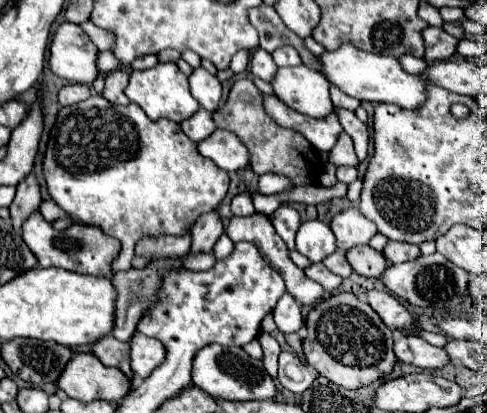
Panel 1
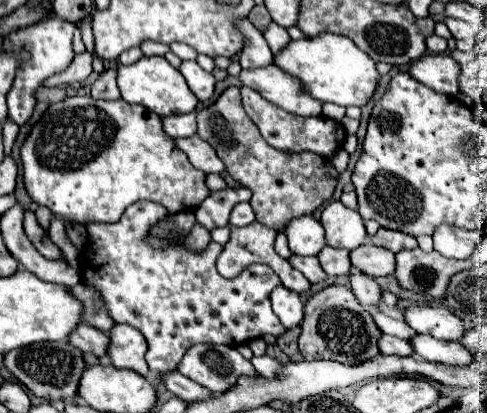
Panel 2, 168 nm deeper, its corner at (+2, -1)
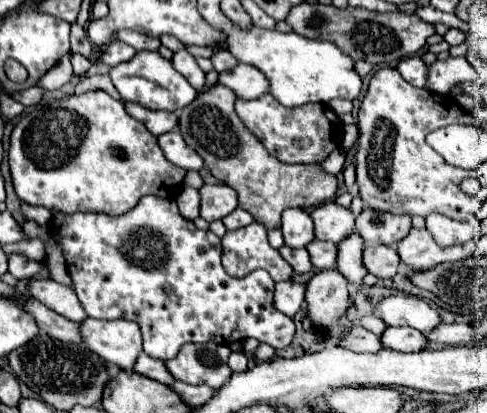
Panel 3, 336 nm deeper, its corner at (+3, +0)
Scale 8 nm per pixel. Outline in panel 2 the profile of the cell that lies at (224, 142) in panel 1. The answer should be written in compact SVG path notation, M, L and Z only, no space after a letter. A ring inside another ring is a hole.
M197 135L185 137L185 139L175 139L175 145L177 145L177 149L181 149L189 157L189 161L195 169L199 169L203 173L221 173L221 171L225 171L225 165L221 163L221 159L213 151L213 147L209 147Z

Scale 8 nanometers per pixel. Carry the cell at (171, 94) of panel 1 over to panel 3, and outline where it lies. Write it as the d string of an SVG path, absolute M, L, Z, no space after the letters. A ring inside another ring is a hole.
M136 52L136 56L128 62L122 62L110 70L112 84L120 92L122 100L136 102L148 110L168 110L176 112L182 110L186 104L190 104L196 98L196 90L190 86L190 82L158 52Z

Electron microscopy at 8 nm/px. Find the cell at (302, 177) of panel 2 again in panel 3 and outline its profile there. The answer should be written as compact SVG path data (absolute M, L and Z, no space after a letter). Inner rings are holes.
M222 84L198 94L178 112L184 140L204 158L206 168L238 194L238 206L244 208L266 230L280 228L280 216L286 208L314 208L334 198L338 180L318 164L284 164L268 154L264 144L244 128L236 110L236 94Z

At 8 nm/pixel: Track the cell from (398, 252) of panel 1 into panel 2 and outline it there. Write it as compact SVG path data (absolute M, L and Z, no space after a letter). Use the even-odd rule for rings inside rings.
M377 229L377 233L373 237L369 237L369 243L377 245L377 247L385 247L393 253L399 253L401 249L415 249L417 247L417 239L409 237L407 233L401 231L393 231L393 229Z

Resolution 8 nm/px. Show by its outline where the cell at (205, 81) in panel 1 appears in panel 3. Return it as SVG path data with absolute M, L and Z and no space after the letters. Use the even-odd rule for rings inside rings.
M186 50L184 52L174 52L172 64L198 92L202 92L202 88L206 86L206 74L200 70L200 66L196 64L192 54L188 54Z

